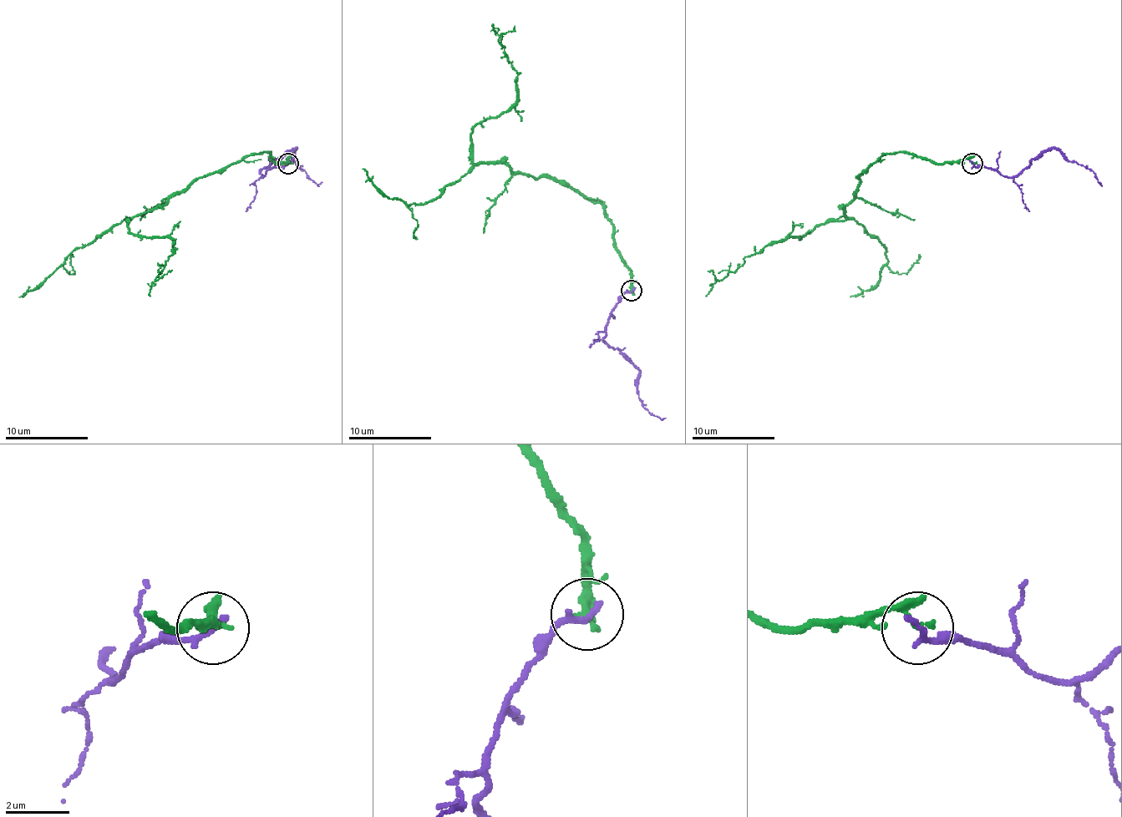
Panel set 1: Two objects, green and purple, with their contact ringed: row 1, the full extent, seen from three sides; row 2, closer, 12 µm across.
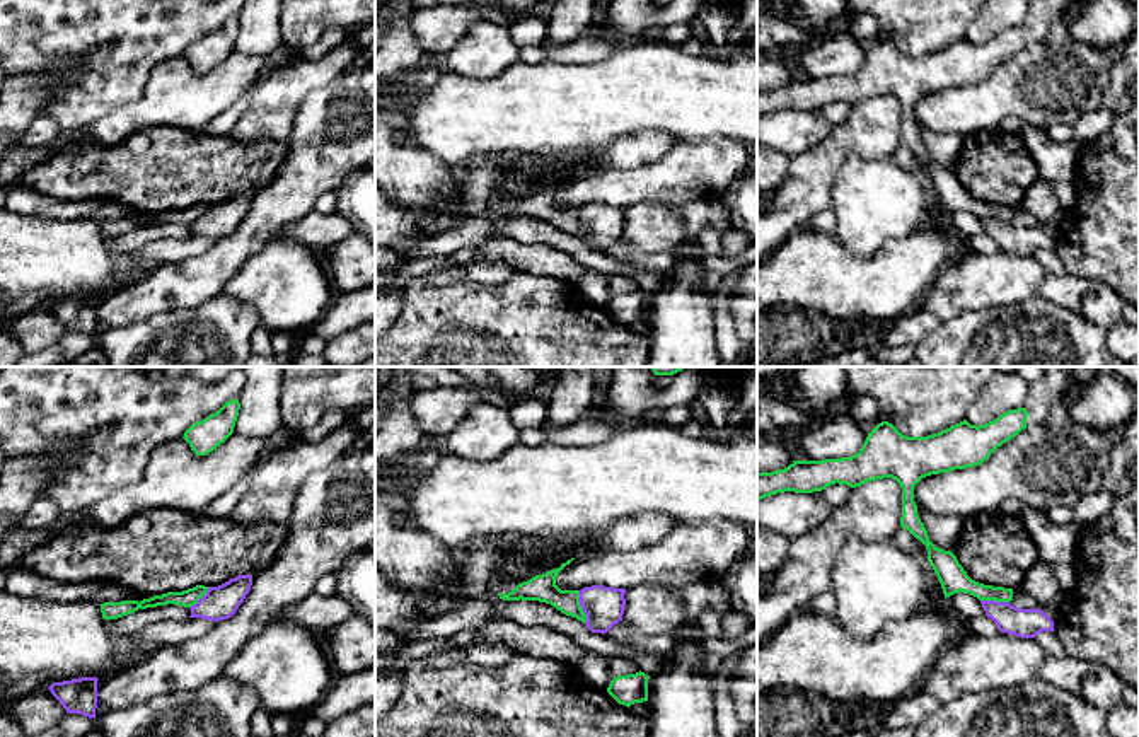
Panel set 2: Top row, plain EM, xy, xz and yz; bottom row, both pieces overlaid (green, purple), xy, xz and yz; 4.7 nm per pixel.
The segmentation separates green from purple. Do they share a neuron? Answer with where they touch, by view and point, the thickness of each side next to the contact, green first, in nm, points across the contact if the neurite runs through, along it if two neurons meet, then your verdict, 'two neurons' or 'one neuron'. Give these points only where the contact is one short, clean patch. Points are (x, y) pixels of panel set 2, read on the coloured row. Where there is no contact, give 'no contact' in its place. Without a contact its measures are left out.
contact xz (580, 606); calibres 130 and 190 nm; border xz (578, 591), (578, 604), (585, 621); two neurons

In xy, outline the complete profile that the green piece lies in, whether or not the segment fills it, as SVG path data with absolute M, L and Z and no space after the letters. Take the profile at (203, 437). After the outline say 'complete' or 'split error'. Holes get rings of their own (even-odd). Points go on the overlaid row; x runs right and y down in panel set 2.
M239 399L227 401L217 413L193 423L184 432L184 440L196 456L206 456L223 444L232 433L239 416Z; complete

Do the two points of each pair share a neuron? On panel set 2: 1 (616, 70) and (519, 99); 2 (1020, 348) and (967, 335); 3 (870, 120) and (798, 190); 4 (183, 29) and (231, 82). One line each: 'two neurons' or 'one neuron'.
1: one neuron
2: one neuron
3: one neuron
4: two neurons

